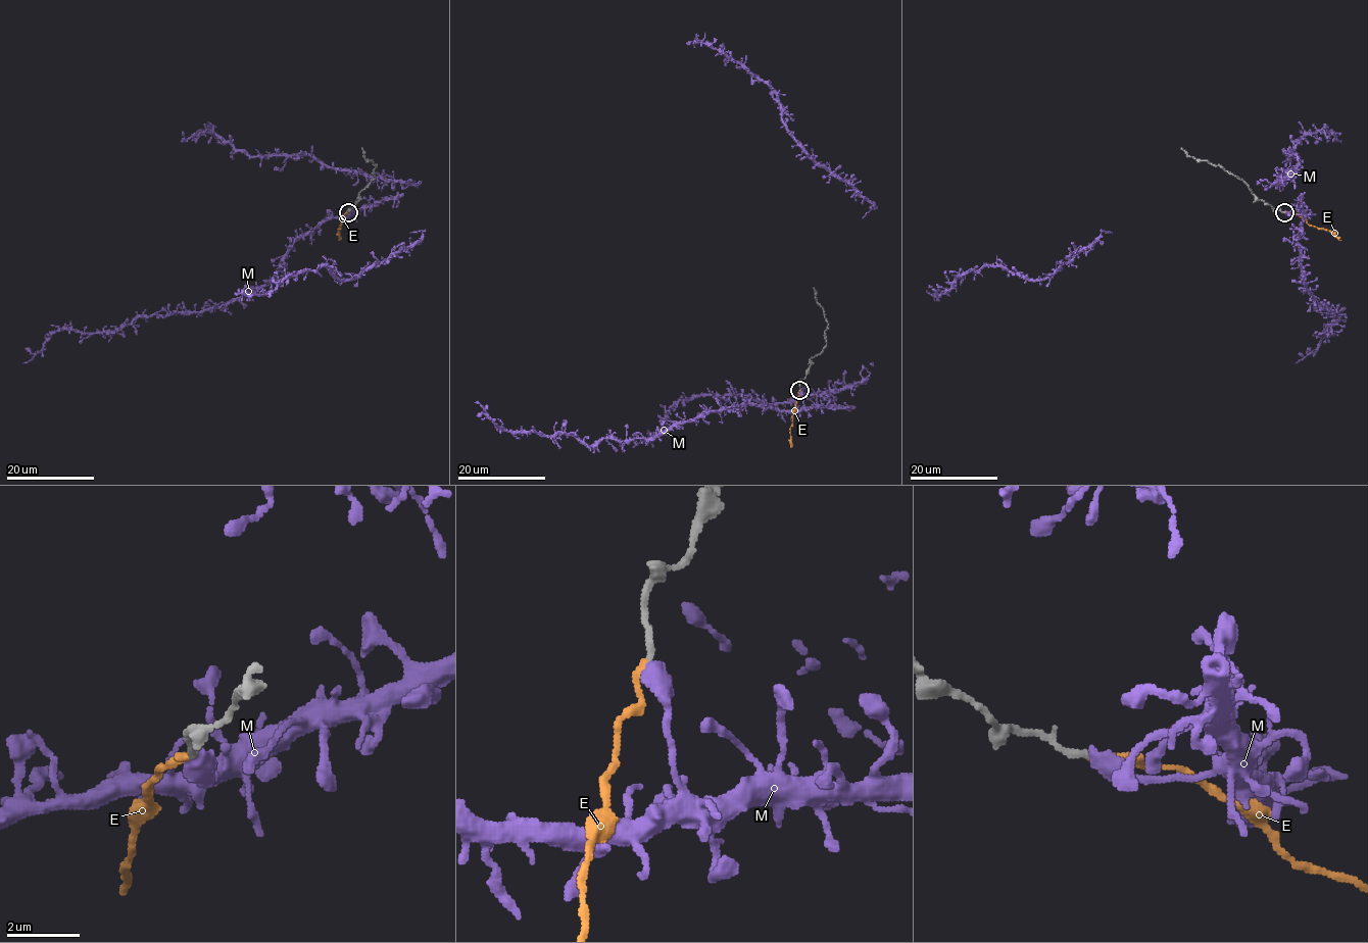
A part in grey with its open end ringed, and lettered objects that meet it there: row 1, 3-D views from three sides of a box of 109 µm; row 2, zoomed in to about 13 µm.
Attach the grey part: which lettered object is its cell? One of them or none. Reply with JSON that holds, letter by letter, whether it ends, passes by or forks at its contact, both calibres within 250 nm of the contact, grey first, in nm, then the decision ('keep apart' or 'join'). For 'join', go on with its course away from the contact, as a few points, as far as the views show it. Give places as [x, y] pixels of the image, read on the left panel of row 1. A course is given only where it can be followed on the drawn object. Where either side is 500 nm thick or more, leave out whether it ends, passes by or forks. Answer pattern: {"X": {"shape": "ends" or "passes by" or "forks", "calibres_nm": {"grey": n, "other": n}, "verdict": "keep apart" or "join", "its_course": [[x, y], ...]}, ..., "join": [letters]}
{"E": {"shape": "ends", "calibres_nm": {"grey": 170, "other": 170}, "verdict": "join", "its_course": [[348, 212], [339, 230], [340, 240]]}, "M": {"shape": "ends", "calibres_nm": {"grey": 170, "other": 480}, "verdict": "keep apart"}, "join": ["E"]}

